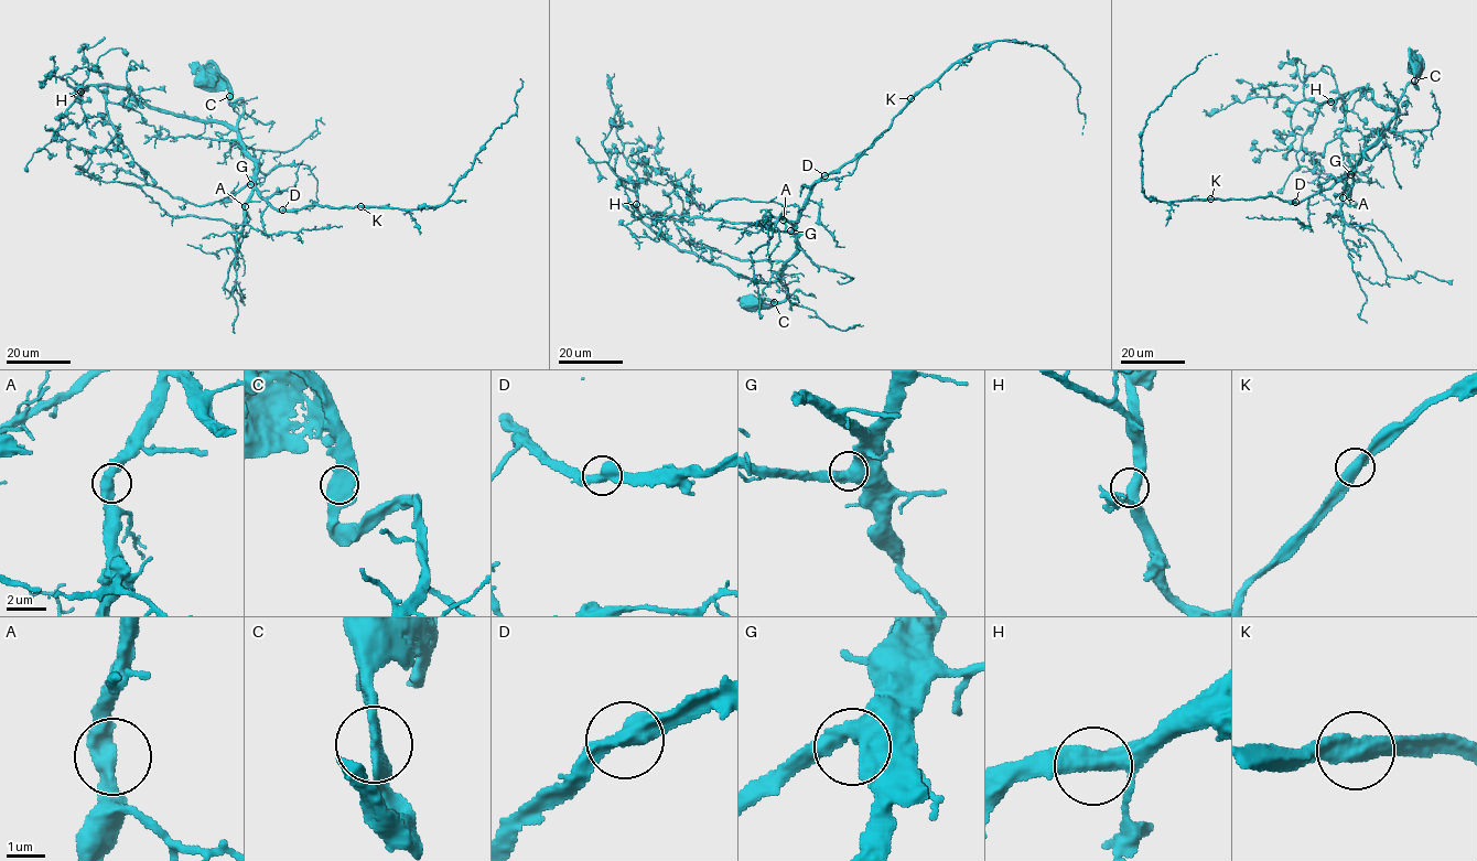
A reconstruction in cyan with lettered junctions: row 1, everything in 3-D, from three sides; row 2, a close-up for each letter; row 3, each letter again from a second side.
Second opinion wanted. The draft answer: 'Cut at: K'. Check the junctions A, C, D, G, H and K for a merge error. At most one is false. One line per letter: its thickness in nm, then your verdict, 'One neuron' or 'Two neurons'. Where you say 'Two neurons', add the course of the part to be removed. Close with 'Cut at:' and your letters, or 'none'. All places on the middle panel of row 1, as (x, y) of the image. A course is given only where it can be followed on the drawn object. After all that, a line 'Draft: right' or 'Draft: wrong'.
A: Thickness 480 nm. One neuron
C: Thickness 500 nm. One neuron
D: Thickness 480 nm. One neuron
G: Thickness 550 nm. One neuron
H: Thickness 480 nm. One neuron
K: Thickness 440 nm. One neuron
Cut at: none
Draft: wrong

